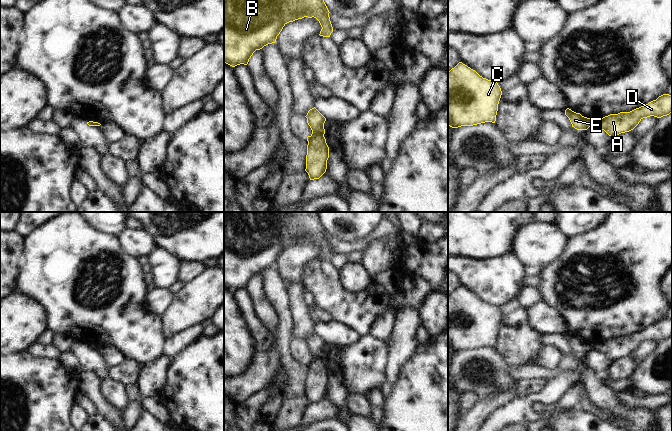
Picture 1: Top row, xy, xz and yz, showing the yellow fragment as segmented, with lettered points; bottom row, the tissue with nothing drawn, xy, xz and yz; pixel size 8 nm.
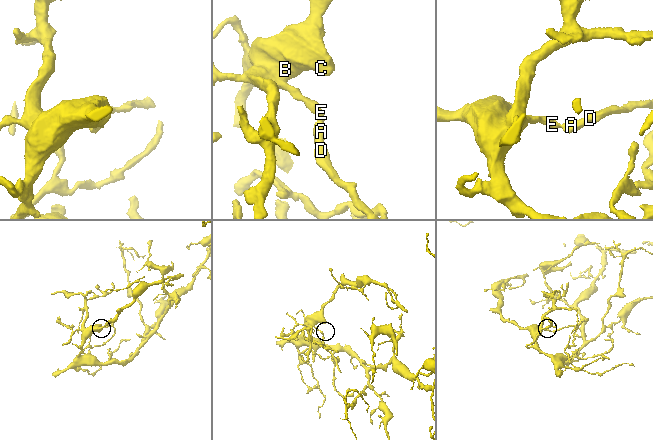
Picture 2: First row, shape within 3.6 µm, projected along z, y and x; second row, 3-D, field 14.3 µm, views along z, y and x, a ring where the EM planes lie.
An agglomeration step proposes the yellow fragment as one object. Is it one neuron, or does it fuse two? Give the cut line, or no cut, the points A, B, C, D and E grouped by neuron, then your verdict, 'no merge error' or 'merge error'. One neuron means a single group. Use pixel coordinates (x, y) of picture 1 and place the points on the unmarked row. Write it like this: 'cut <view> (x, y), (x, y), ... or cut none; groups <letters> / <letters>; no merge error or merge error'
cut xz (323, 358), (311, 359); groups A D / B C E; merge error

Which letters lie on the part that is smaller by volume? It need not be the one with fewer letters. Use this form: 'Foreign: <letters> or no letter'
Foreign: A, D

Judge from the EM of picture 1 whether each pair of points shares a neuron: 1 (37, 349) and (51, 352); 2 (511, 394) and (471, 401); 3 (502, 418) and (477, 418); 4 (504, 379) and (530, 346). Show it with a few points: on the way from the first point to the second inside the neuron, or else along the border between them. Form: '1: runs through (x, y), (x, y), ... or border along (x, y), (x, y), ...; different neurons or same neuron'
1: runs through (40, 351), (48, 351); same neuron
2: border along (460, 397), (475, 395), (479, 399); different neurons
3: border along (504, 404), (494, 408), (484, 420); different neurons
4: border along (497, 349), (515, 365); different neurons

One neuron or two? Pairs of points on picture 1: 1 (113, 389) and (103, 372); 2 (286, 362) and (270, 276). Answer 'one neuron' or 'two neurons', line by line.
1: two neurons
2: one neuron

